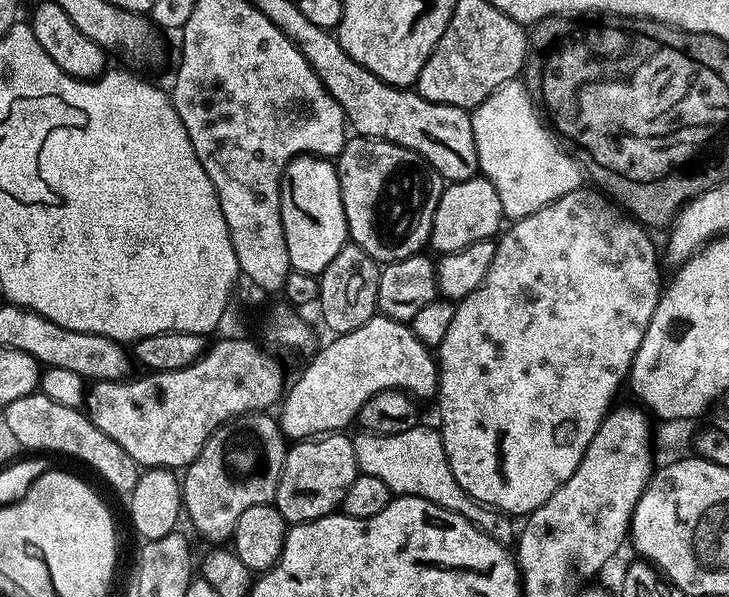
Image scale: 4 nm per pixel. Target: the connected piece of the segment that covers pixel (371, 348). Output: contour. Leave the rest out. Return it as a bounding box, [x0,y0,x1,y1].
[278,314,437,441]

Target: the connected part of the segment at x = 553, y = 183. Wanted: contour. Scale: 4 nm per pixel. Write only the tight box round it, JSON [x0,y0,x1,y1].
[471,79,582,222]

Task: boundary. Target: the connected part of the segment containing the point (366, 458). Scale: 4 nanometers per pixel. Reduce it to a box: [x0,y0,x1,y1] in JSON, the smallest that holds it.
[352,426,465,508]

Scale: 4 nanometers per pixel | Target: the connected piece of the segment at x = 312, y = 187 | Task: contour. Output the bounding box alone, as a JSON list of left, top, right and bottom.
[280,154,349,277]

